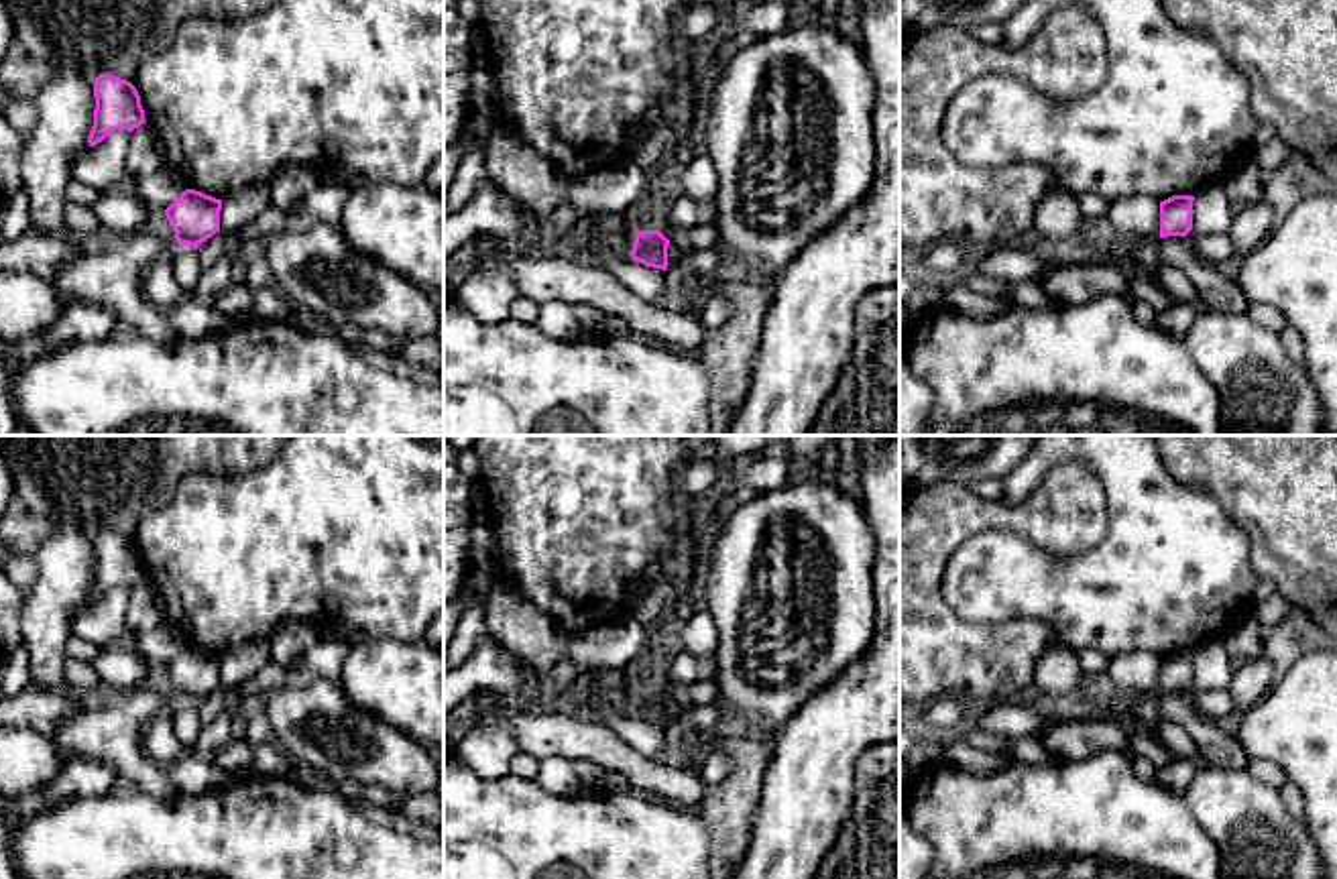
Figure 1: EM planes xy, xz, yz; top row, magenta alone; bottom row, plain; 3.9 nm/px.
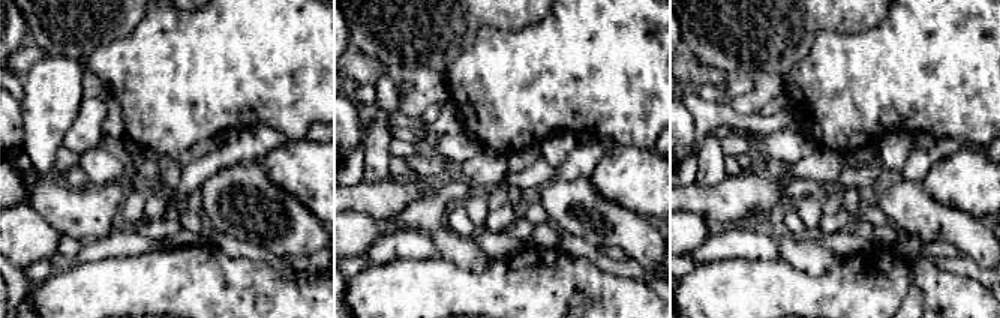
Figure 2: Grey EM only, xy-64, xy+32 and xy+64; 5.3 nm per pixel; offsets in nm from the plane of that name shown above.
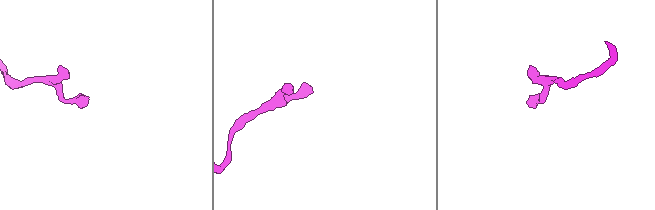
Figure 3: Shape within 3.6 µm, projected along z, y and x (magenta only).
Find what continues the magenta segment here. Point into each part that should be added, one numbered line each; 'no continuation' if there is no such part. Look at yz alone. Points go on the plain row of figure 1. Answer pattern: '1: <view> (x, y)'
no continuation

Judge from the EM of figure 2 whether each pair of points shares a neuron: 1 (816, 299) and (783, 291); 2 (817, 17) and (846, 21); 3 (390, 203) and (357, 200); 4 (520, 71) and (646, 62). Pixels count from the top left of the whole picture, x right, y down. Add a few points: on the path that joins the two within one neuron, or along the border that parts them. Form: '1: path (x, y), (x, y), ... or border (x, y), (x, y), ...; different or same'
1: path (808, 299), (790, 299); same
2: path (825, 17), (838, 17); same
3: path (383, 200), (365, 200); same
4: path (552, 66), (586, 66), (589, 63), (615, 62); same

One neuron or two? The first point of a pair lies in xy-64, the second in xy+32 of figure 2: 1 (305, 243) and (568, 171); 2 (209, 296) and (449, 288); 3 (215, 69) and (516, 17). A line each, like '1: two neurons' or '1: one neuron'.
1: two neurons
2: one neuron
3: two neurons

